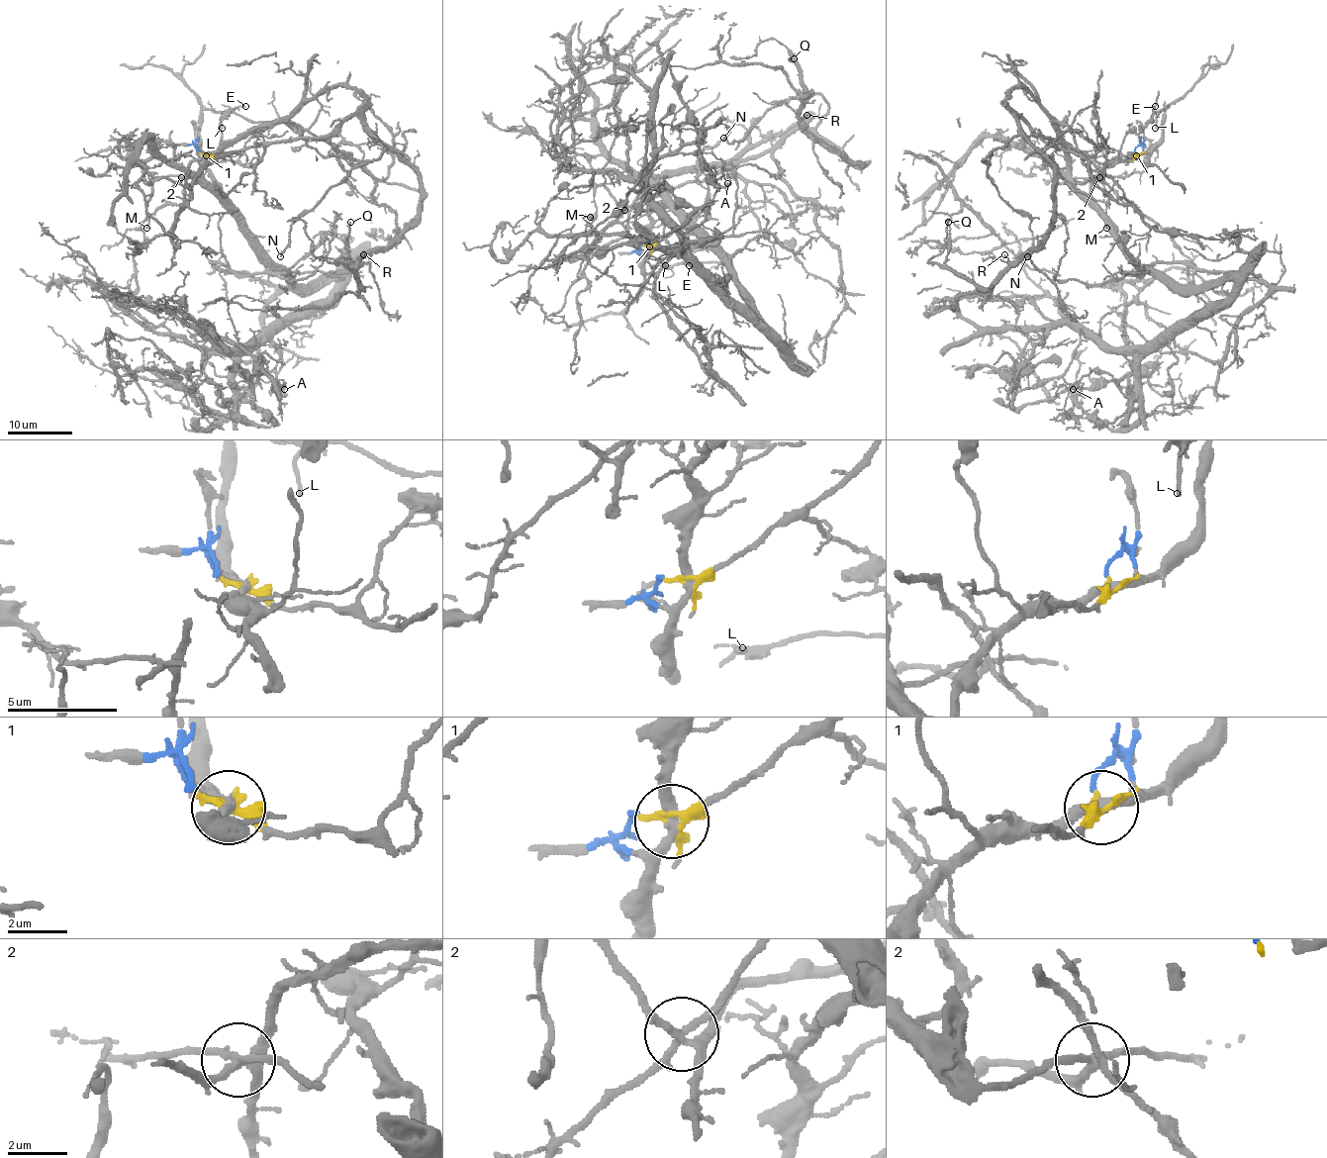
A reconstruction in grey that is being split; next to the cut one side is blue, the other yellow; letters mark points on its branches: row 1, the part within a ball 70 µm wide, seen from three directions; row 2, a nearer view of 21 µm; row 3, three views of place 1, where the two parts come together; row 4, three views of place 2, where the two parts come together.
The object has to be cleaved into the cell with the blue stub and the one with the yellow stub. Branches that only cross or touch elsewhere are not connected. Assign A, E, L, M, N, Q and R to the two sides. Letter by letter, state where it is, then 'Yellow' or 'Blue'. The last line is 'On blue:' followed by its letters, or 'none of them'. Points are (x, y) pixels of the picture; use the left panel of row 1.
A: Place: (284, 389). Blue
E: Place: (245, 106). Blue
L: Place: (222, 128). Blue
M: Place: (146, 228). Yellow
N: Place: (280, 256). Yellow
Q: Place: (350, 222). Yellow
R: Place: (363, 254). Yellow
On blue: A, E, L

